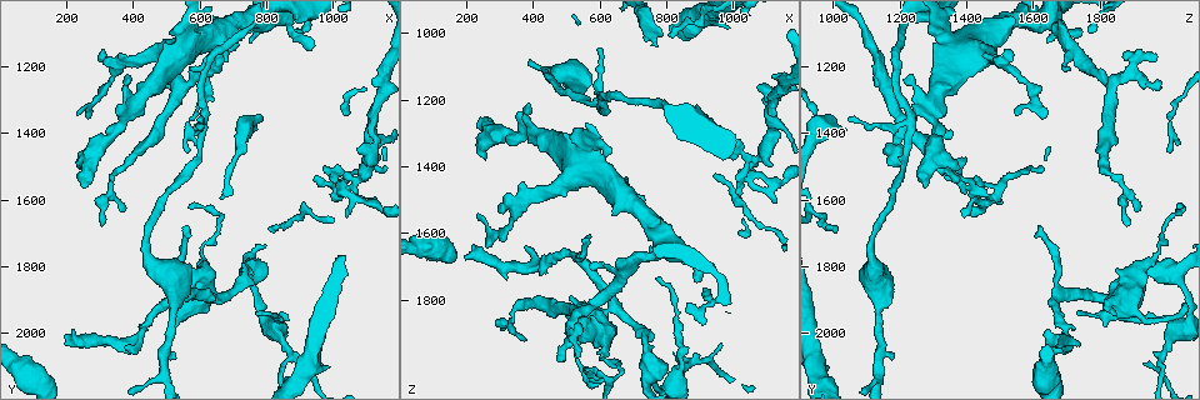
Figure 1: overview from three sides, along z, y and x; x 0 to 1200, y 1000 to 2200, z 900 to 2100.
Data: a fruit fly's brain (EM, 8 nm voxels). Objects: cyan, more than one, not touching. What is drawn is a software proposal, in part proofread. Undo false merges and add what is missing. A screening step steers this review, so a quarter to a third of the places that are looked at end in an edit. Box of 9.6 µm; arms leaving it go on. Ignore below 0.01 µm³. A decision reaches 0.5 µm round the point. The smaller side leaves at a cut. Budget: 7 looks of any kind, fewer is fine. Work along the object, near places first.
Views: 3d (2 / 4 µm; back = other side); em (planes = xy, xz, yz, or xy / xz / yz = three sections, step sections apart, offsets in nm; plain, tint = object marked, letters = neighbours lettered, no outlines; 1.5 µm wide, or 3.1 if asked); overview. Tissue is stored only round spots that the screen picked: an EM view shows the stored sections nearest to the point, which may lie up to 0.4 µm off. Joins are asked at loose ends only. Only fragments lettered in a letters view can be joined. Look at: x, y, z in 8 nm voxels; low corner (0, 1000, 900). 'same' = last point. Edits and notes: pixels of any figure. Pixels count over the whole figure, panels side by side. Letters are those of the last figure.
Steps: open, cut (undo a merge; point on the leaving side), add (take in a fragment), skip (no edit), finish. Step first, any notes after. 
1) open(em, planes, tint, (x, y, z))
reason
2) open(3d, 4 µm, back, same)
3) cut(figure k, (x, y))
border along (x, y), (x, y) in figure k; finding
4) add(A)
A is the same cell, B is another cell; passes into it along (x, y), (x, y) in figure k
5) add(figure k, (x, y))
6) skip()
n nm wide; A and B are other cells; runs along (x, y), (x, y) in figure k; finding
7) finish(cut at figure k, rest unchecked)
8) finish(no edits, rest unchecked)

open(em, planes, letters, (570, 1450, 2010))
branch stops here

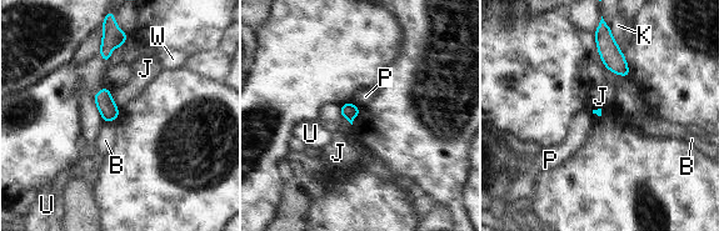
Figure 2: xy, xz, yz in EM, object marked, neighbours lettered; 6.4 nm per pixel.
skip()
B, J, K, P, U and W are other cells; border along (110, 90), (114, 104), (120, 110) in figure 2; none of them fits

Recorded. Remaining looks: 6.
open(em, yz, step 4, tint, (760, 1830, 2030))
thick turns thin

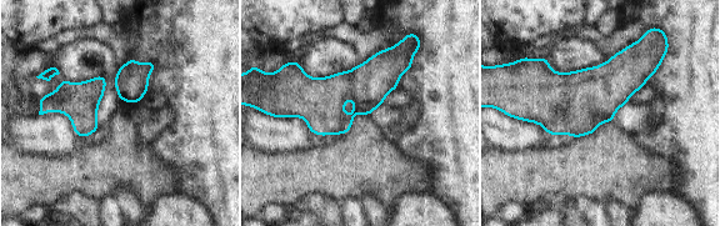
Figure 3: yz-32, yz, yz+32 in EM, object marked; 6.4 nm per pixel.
open(em, planes, letters, same)

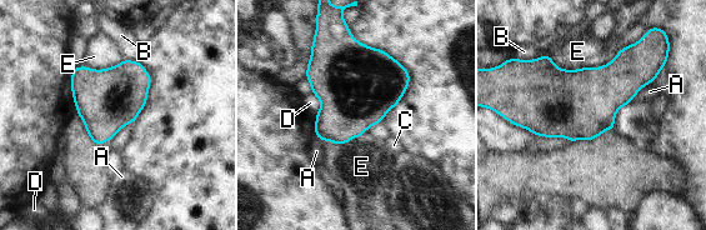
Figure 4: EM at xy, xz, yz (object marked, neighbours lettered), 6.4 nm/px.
skip()
A, B, C, D and E are other cells; border along (619, 51), (576, 69), (549, 55) in figure 4; continuous, no second neuron

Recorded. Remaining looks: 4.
open(em, planes, tint, (540, 1170, 1970))
free end

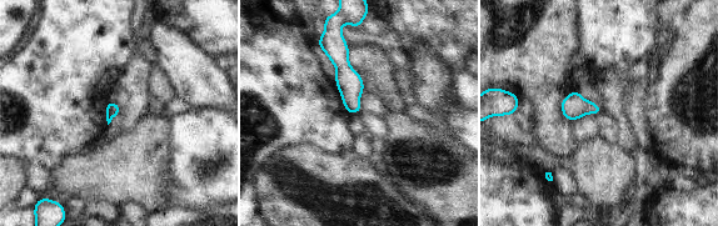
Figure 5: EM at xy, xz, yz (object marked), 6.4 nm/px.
open(em, planes, letters, same)

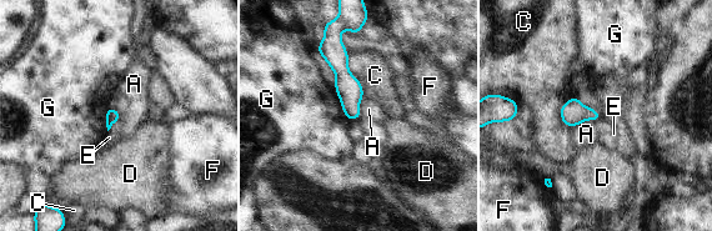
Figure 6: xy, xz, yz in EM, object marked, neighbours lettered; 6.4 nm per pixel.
skip()
A, C, D, E, F and G are other cells; runs along (332, 46), (350, 91), (354, 116) in figure 6; no lettered fragment goes on from it

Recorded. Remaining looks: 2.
finish(no edits, rest unchecked)

